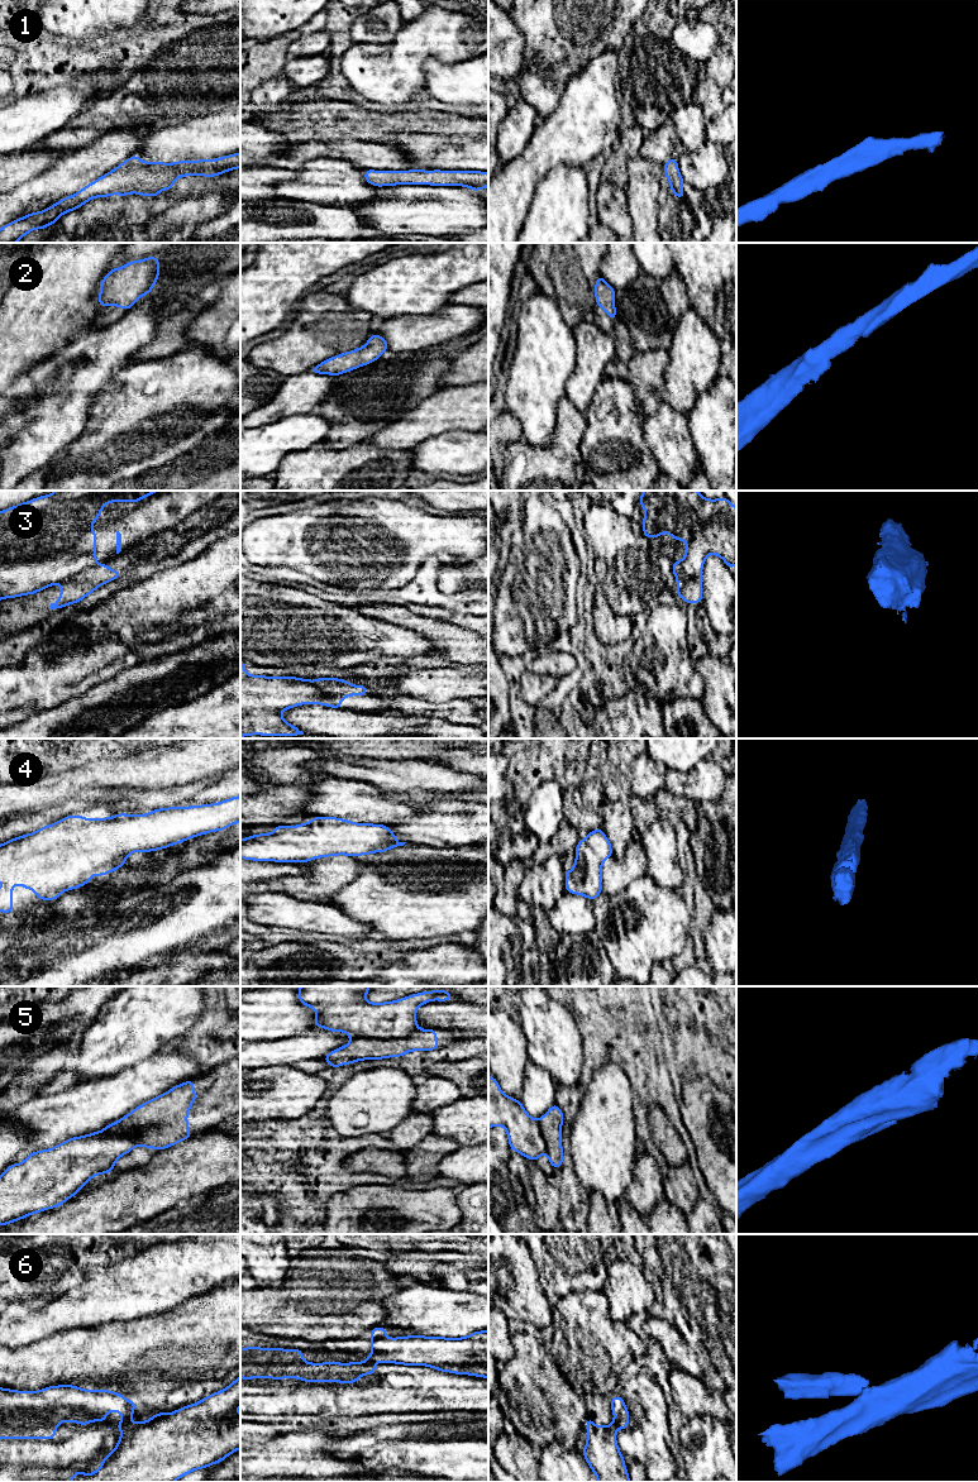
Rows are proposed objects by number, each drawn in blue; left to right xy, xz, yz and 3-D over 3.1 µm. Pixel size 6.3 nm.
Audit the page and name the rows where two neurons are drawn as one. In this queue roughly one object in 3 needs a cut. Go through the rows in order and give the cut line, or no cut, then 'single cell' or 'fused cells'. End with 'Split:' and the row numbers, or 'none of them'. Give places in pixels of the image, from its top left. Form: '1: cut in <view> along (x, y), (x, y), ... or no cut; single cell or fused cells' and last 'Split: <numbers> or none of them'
1: no cut; single cell
2: no cut; single cell
3: cut in xy along (96, 564), (81, 569), (61, 583); fused cells
4: no cut; single cell
5: cut in xz along (418, 1028), (395, 1038), (352, 1040); fused cells
6: cut in xy along (129, 1421), (118, 1428); fused cells
Split: 3, 5, 6

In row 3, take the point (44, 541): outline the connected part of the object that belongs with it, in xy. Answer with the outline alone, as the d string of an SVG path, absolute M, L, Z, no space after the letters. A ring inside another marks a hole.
M56 491L0 511L0 599L34 594L96 565L96 532L91 525L108 502L139 502L162 491Z

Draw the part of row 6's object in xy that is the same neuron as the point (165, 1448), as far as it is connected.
M240 1375L226 1388L204 1397L200 1402L181 1407L170 1414L153 1414L149 1420L143 1423L137 1421L134 1425L129 1423L124 1426L120 1426L119 1429L121 1431L121 1436L116 1443L116 1448L102 1459L100 1468L91 1474L77 1471L75 1474L71 1476L70 1482L175 1482L176 1479L183 1477L192 1471L202 1469L215 1463L220 1463L233 1452L240 1449L240 1415L237 1412L238 1406L240 1406Z

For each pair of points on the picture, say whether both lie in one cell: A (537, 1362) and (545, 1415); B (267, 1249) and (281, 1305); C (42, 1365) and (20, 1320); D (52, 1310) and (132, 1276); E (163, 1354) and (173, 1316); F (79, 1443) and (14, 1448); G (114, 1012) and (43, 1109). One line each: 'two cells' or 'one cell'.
A: one cell
B: two cells
C: two cells
D: one cell
E: one cell
F: one cell
G: two cells

